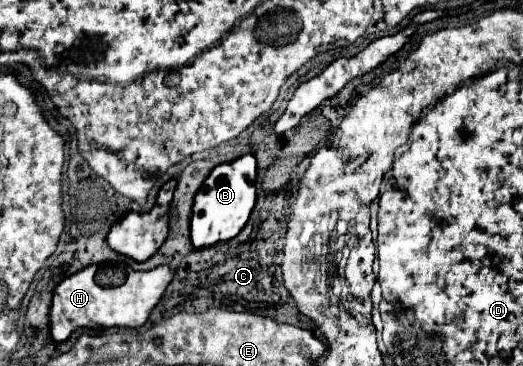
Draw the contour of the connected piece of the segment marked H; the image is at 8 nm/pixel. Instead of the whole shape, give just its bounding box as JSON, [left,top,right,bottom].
[50,265,174,341]

